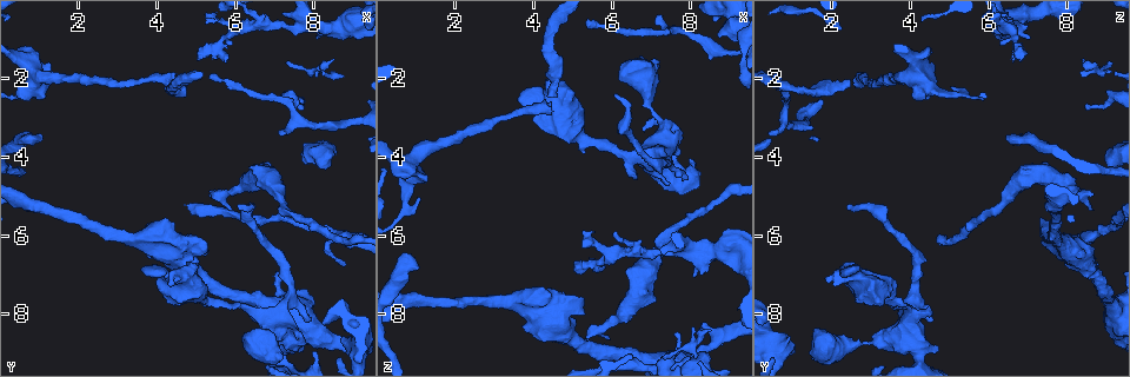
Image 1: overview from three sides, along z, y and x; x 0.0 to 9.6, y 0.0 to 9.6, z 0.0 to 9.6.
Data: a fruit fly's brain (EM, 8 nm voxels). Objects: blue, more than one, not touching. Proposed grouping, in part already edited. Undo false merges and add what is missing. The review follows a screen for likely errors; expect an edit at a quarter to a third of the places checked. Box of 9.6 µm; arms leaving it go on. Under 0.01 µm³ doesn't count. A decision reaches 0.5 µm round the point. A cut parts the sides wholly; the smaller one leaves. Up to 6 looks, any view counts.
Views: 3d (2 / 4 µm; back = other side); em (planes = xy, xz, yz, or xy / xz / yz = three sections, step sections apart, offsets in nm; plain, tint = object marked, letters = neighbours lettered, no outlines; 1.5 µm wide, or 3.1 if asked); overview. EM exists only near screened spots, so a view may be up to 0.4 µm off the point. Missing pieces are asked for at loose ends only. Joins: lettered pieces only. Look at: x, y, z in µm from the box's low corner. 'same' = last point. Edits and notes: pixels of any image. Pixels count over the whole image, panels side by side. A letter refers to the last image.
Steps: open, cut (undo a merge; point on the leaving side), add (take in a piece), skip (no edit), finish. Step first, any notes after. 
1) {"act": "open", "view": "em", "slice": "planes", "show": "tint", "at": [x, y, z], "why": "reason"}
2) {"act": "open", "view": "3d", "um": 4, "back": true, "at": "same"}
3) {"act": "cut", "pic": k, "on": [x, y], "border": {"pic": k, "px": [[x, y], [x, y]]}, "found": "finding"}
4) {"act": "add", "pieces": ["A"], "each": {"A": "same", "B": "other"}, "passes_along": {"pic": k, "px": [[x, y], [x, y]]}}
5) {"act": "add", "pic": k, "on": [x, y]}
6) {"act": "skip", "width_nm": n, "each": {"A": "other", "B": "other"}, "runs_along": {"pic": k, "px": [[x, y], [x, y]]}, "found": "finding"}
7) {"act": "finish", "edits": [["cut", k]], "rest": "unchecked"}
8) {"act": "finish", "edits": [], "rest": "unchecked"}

{"act": "open", "view": "3d", "um": 4, "back": true, "at": [1.05, 3.55, 6.80], "why": "an open end"}

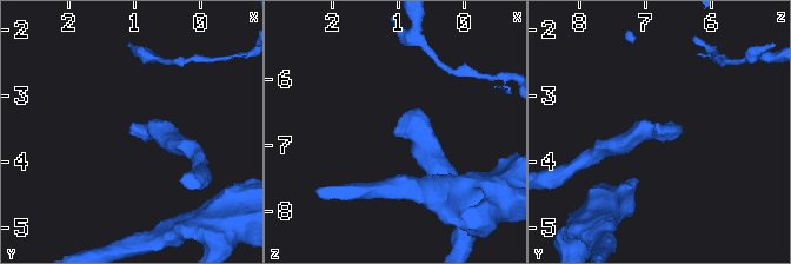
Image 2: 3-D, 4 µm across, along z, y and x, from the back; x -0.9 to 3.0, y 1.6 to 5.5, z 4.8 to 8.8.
{"act": "open", "view": "em", "slice": "planes", "show": "letters", "at": [1.10, 3.50, 6.80], "why": "shape alone is not enough"}

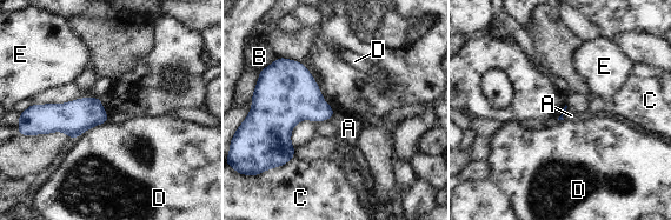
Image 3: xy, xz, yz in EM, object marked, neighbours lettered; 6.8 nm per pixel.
{"act": "skip", "longest_contact_nm": ["D", 280], "each": {"A": "other", "B": "other", "C": "other", "D": "other", "E": "other"}, "found": "none of them fits"}

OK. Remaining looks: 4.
{"act": "open", "view": "3d", "um": 2, "at": [7.50, 2.50, 9.15], "why": "calibre changes"}

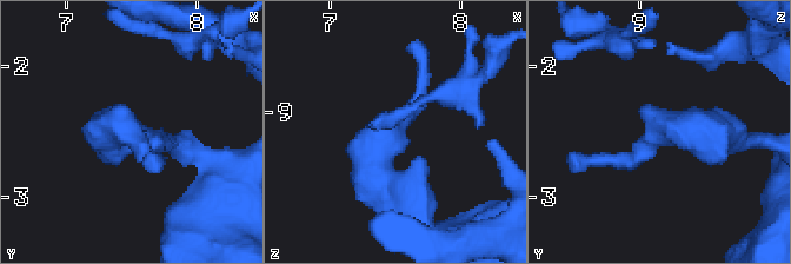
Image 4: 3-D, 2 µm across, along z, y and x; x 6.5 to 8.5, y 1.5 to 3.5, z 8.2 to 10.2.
{"act": "open", "view": "em", "slice": "xz", "step": 4, "show": "tint", "at": [7.52, 2.54, 9.12], "why": "shape alone is not enough"}

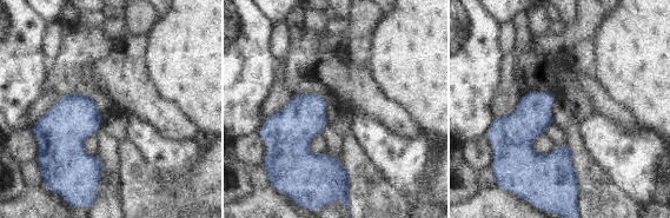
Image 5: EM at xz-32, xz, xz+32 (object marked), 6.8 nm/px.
{"act": "open", "view": "em", "slice": "planes", "show": "letters", "at": "same"}

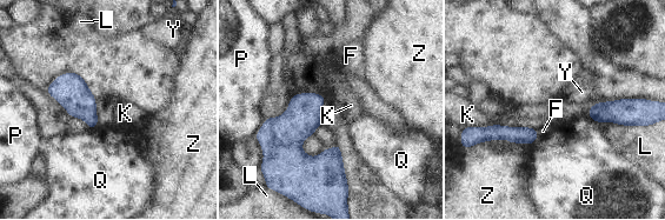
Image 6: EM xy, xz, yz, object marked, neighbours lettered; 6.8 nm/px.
{"act": "skip", "each": {"F": "other", "K": "other", "L": "other", "P": "other", "Q": "other", "Y": "other", "Z": "other"}, "border": {"pic": 6, "px": [[586, 114], [597, 122]]}, "found": "one cell here"}

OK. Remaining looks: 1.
{"act": "open", "view": "em", "slice": "planes", "show": "letters", "at": [7.15, 9.15, 4.20], "why": "sharp bend"}

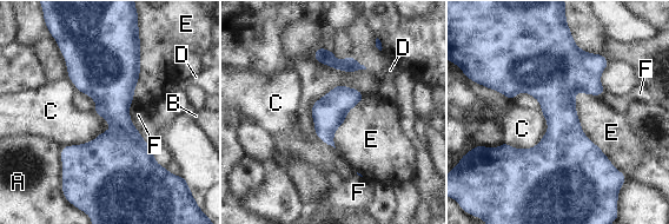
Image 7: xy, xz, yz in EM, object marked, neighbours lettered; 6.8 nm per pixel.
{"act": "skip", "each": {"A": "other", "B": "other", "C": "other", "D": "other", "E": "other", "F": "other"}, "found": "one cell here"}

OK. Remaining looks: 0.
{"act": "finish", "edits": [], "rest": "unchecked"}

